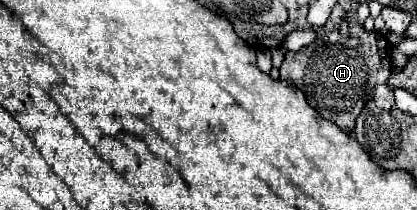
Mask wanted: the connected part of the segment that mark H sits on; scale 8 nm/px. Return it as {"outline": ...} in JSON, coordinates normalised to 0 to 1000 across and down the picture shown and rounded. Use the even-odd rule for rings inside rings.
{"outline":[[[866,143],[866,190],[861,190],[856,229],[827,229],[827,219],[803,219],[803,210],[779,210],[770,190],[755,190],[751,210],[731,219],[712,248],[688,248],[669,343],[674,343],[674,381],[703,390],[741,467],[736,486],[775,562],[803,581],[823,629],[842,629],[861,533],[871,524],[875,486],[890,457],[890,410],[899,410],[904,390],[928,390],[938,362],[938,248],[933,238],[938,229],[933,229],[933,200],[923,171],[914,171],[902,148],[875,152],[875,143]]]}

